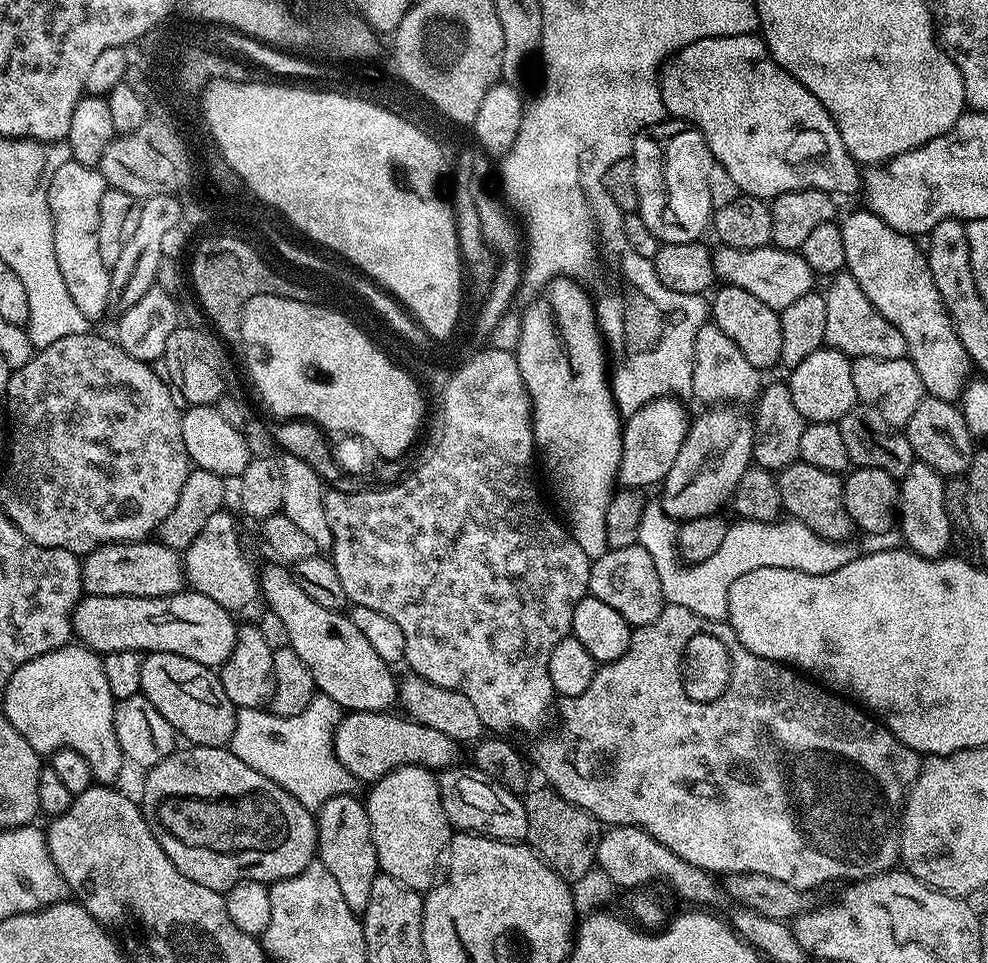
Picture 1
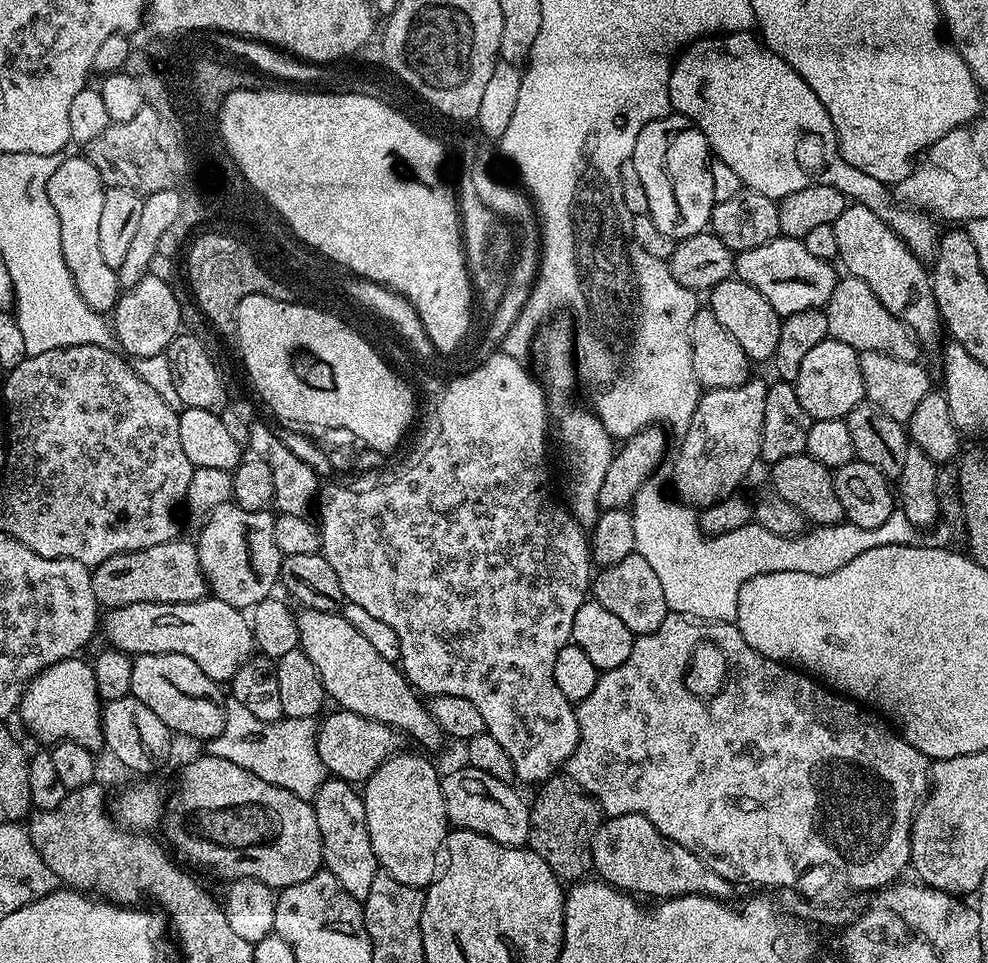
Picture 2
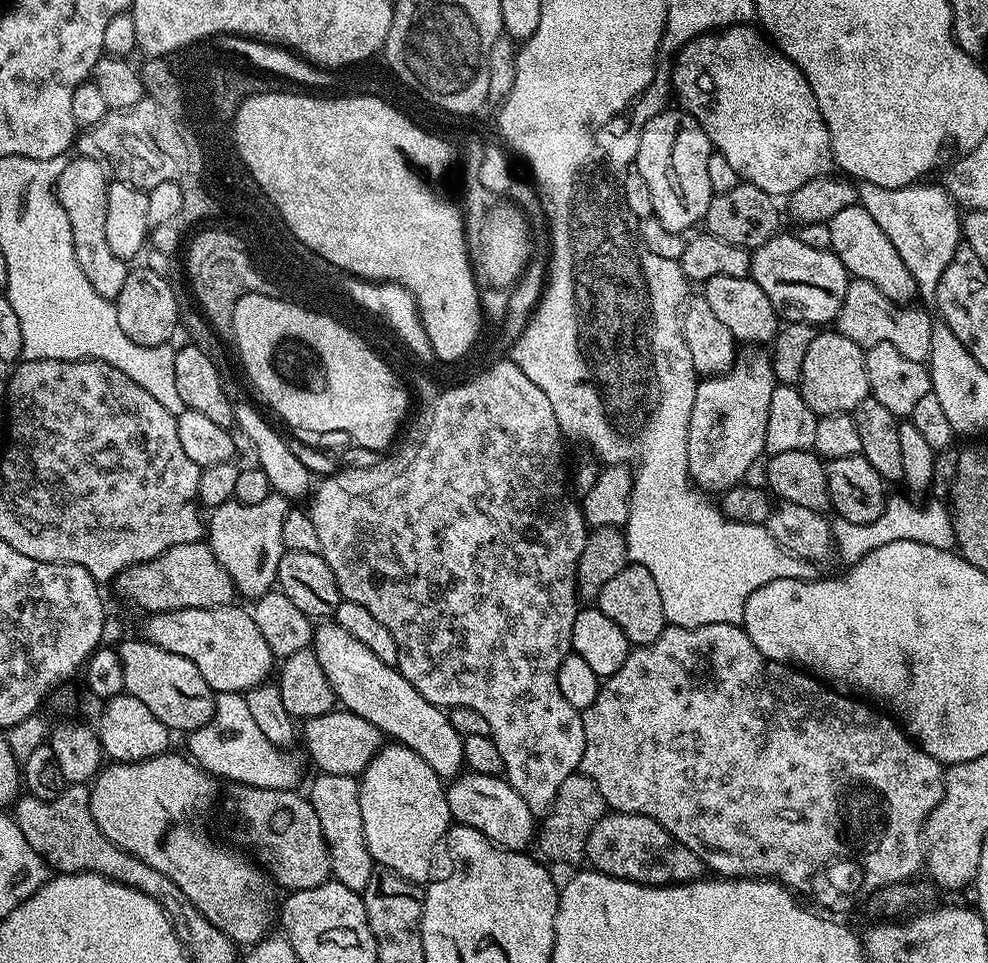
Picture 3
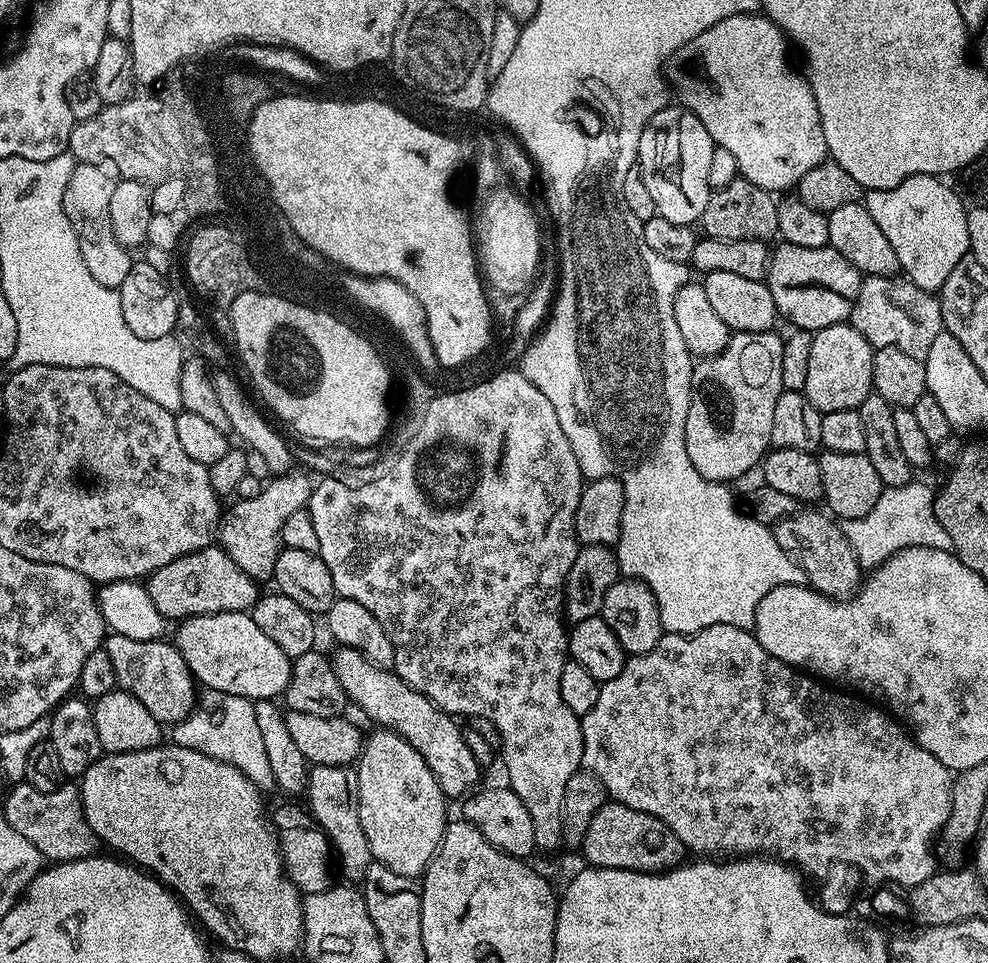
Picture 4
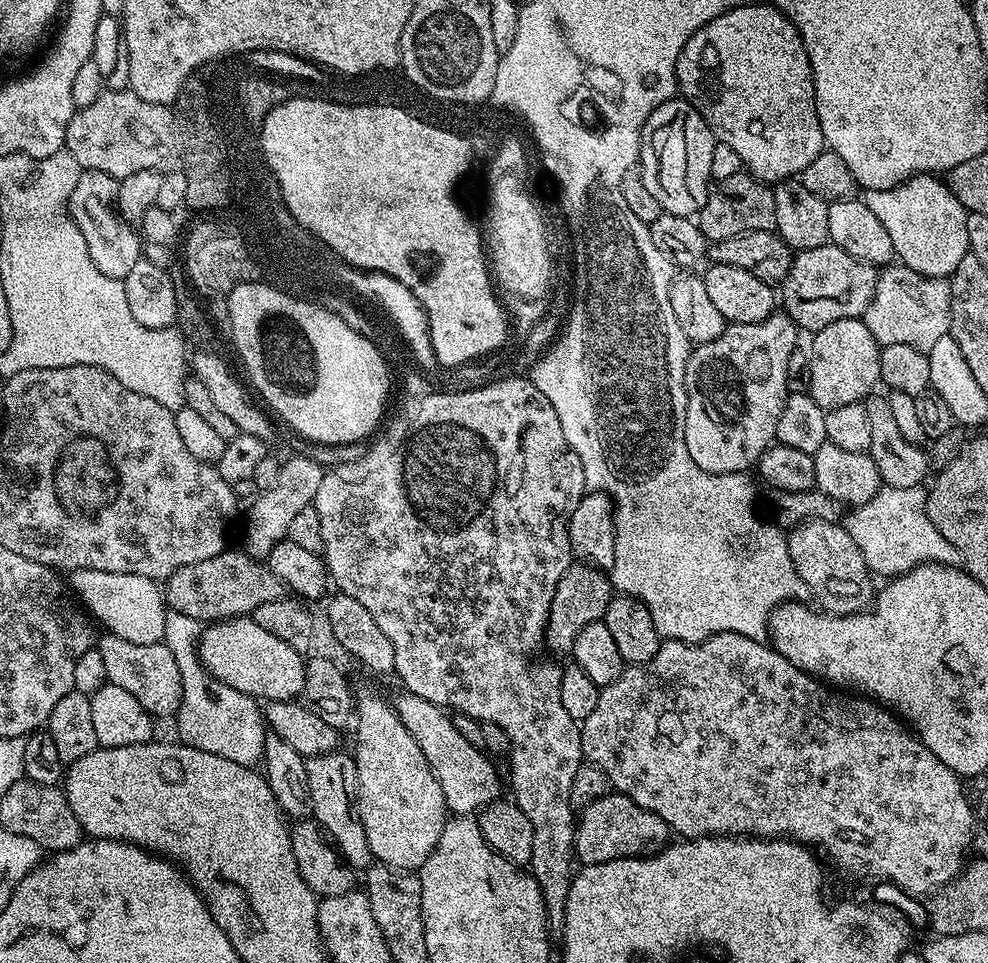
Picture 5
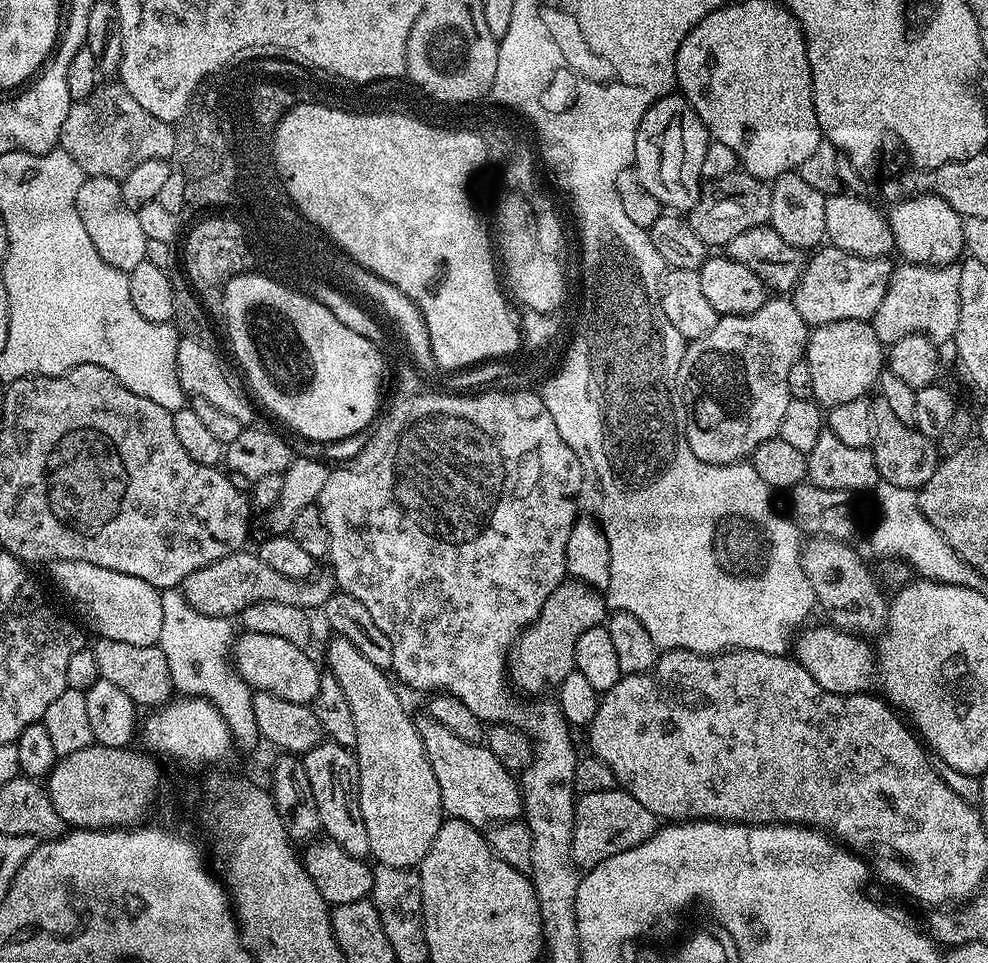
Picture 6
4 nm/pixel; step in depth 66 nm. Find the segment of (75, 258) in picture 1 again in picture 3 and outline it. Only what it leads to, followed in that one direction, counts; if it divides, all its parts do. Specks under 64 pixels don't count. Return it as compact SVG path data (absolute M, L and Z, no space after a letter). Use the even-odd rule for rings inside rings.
M77 155L69 159L66 170L62 170L56 183L56 197L62 210L66 210L66 218L70 218L74 255L82 272L102 298L114 302L118 294L122 294L122 285L126 282L130 268L106 243L106 190L109 183L108 169L90 158Z

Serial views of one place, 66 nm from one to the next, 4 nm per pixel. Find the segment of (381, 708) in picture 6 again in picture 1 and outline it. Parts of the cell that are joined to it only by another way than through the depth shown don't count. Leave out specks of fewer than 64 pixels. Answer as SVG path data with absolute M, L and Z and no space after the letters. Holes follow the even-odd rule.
M403 764L369 788L366 807L380 872L410 890L427 893L437 883L436 867L441 867L448 841L454 835L446 810L442 810L439 779L427 768Z

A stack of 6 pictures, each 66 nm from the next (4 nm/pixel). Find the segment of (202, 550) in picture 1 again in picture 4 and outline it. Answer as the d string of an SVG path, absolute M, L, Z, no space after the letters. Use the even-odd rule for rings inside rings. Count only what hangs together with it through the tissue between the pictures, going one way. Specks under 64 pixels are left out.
M293 470L287 474L277 475L263 485L258 498L237 499L232 509L223 513L218 529L218 544L224 552L258 582L267 581L274 570L274 562L281 550L280 535L286 518L294 510L306 507L314 487L309 473L304 470Z

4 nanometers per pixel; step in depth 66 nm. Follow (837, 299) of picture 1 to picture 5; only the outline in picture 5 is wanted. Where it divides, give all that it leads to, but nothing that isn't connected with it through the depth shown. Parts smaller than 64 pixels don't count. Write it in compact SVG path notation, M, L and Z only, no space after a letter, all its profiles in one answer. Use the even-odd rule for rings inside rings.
M899 262L881 267L874 294L862 319L881 346L905 344L929 352L934 342L948 334L952 326L952 295L948 280L923 276Z

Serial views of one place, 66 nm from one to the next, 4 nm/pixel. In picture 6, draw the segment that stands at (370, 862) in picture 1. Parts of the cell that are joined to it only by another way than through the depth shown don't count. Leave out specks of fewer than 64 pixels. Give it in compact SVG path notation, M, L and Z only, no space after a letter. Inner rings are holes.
M325 739L318 746L303 753L306 778L310 778L310 790L314 794L314 802L318 802L318 818L323 835L332 840L351 856L367 857L370 853L370 838L366 838L366 822L362 822L360 809L360 771L356 765L355 755L349 749L338 746L333 740Z

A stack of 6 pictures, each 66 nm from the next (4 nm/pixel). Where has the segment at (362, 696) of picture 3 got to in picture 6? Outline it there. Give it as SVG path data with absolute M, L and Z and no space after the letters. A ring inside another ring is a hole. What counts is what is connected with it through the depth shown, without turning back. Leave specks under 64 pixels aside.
M431 718L417 719L416 728L438 778L445 813L451 819L477 826L495 826L515 821L521 815L522 793L517 777L490 754L488 747L483 743L471 744L458 738L458 734L450 734L446 726Z

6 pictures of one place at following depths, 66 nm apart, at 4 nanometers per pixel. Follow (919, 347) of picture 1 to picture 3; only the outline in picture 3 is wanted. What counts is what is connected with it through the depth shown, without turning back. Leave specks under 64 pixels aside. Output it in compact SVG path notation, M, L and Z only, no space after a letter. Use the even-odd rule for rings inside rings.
M859 203L854 206L846 206L846 210L838 210L834 218L827 223L830 230L831 251L846 266L849 277L874 282L878 290L897 304L907 305L917 299L916 283L910 276L910 270L906 268L906 262L902 262L898 250L890 243L890 238L882 234L882 226L870 218L870 214L865 208L861 208Z

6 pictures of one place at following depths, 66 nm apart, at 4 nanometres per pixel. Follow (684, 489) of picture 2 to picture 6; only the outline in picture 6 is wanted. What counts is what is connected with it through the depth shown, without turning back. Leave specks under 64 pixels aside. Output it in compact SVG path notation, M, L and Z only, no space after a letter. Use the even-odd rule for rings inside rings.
M768 298L754 314L720 316L714 330L685 343L676 378L684 398L686 438L699 460L707 464L739 464L747 461L762 442L779 437L784 411L793 400L788 385L790 366L805 355L809 331L810 326L791 299Z

